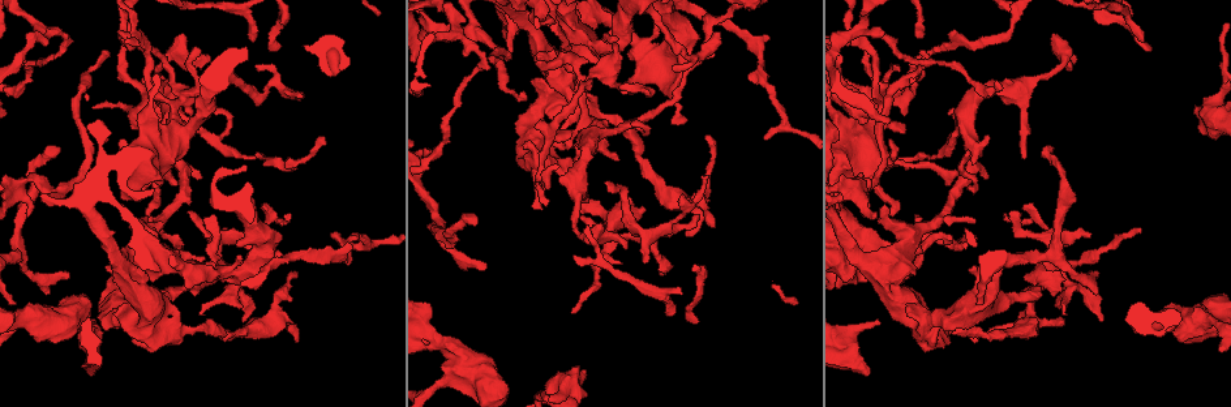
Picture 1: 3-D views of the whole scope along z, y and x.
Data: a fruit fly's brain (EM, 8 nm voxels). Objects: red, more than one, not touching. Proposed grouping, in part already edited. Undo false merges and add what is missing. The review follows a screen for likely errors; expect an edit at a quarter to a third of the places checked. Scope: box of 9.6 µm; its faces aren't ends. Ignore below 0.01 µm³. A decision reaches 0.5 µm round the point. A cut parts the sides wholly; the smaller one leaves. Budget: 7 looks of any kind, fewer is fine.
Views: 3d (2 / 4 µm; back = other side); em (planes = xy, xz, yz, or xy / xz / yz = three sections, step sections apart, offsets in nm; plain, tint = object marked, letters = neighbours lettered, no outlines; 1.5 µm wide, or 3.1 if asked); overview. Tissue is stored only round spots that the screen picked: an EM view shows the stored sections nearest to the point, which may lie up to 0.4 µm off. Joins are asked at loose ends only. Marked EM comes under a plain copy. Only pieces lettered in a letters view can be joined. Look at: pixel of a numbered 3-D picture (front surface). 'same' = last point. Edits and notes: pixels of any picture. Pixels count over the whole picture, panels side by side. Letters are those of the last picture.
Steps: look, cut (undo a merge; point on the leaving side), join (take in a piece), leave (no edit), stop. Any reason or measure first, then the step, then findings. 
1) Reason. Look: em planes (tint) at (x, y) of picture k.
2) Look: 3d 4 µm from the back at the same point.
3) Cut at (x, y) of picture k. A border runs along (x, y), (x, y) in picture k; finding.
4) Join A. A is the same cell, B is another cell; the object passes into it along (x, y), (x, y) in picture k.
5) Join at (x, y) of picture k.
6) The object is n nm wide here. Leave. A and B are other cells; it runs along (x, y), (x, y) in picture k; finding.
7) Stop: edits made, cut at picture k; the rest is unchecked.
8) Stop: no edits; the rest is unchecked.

Free end. Look: em planes (letters) at (300, 94) of picture 1.

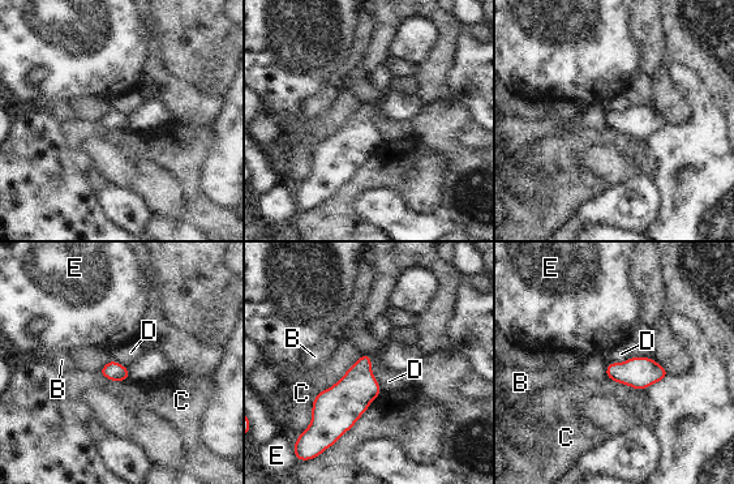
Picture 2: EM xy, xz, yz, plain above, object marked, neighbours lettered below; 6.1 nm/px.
The longest contact is with C, 280 nm. Leave. B, C, D and E are other cells; a border runs along (366, 354), (370, 371), (382, 392) in picture 2; none of them fits.

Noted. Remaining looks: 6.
Thin end. Look: em planes (letters) at (952, 236) of picture 1.

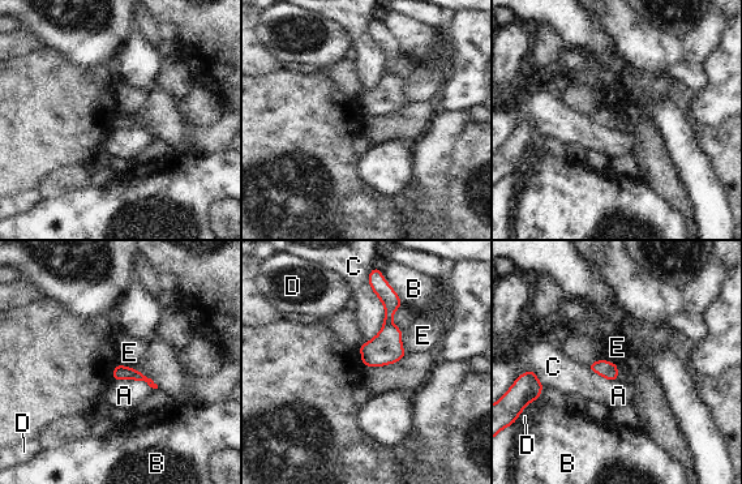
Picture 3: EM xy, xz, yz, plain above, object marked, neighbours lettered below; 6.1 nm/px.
The object is 90 nm wide here. Leave. A, B, C, D and E are other cells; none of them fits.

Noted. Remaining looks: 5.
Branch stops here. Look: 3d 2 µm at (116, 311) of picture 1.

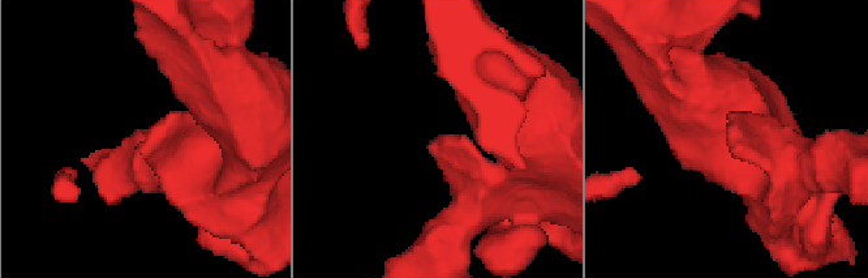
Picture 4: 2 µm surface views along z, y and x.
Look: em planes (letters) at (728, 140) of picture 4.

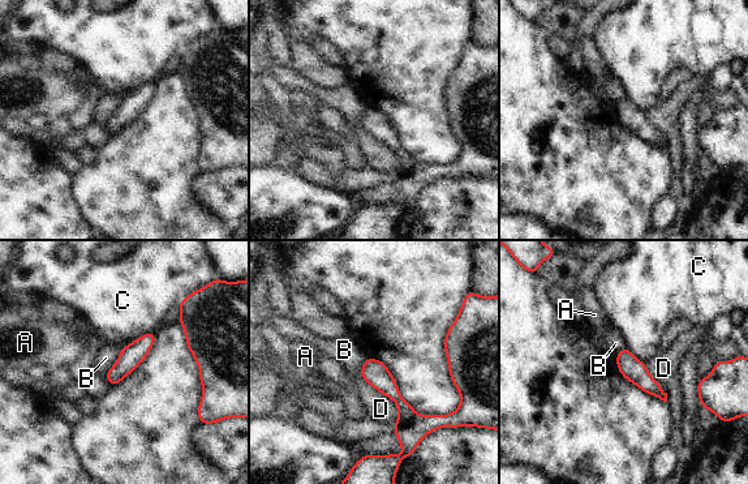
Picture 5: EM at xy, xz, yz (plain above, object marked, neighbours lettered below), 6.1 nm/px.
The longest contact is with D, 360 nm. Leave. A, B, C and D are other cells; a border runs along (123, 347), (117, 360), (104, 376) in picture 5; none of them fits.

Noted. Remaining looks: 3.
Stop: no edits; the rest is unchecked.

